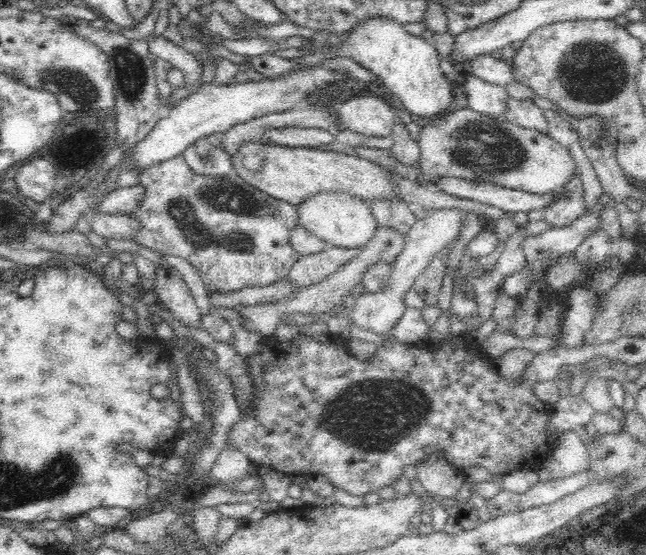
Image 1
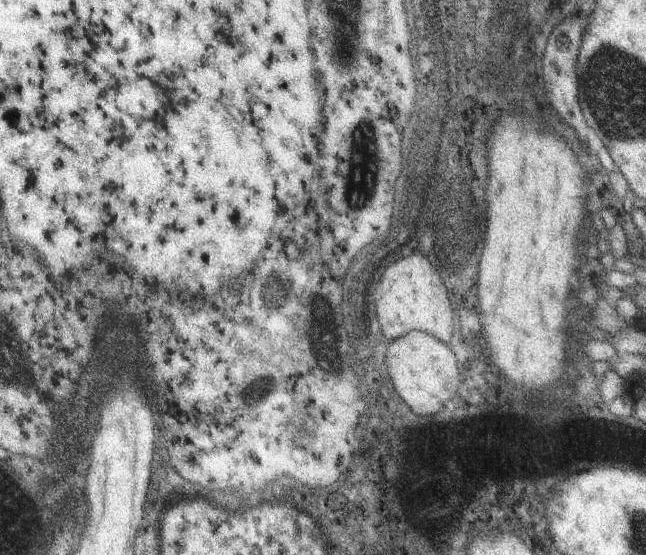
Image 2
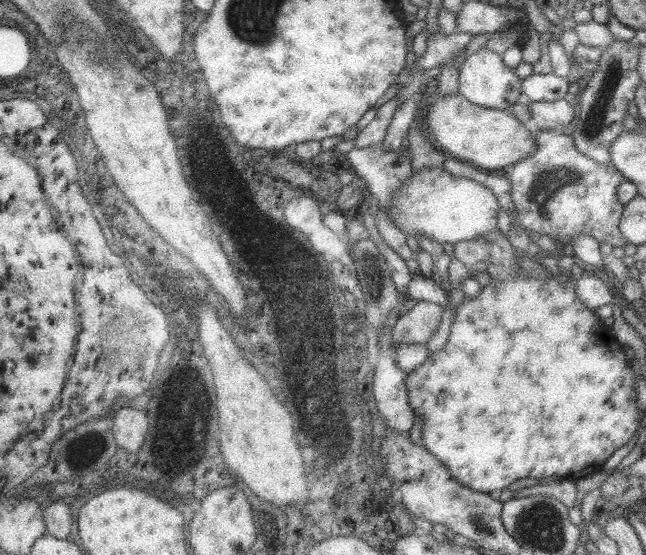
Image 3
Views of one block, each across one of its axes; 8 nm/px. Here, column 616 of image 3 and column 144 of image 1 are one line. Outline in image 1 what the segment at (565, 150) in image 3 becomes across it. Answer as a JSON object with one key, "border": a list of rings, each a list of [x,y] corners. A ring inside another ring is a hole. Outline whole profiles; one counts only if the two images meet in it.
{"border":[[[182,155],[170,158],[170,160],[167,160],[166,162],[152,164],[152,166],[148,166],[144,172],[140,172],[138,175],[138,183],[144,188],[146,194],[144,194],[144,200],[132,210],[132,215],[142,223],[140,230],[136,232],[135,241],[140,244],[140,246],[146,246],[146,248],[158,251],[161,254],[166,254],[166,256],[180,256],[180,258],[188,260],[188,262],[198,271],[209,294],[238,292],[238,290],[242,290],[243,288],[266,286],[267,284],[284,280],[287,278],[290,270],[292,270],[292,266],[298,262],[300,255],[292,248],[292,245],[290,245],[290,232],[299,225],[296,205],[278,200],[277,198],[260,191],[260,189],[249,185],[235,174],[230,176],[230,178],[214,179],[212,177],[200,177],[199,174],[194,174],[192,172],[192,169],[188,166],[188,163]]]}

